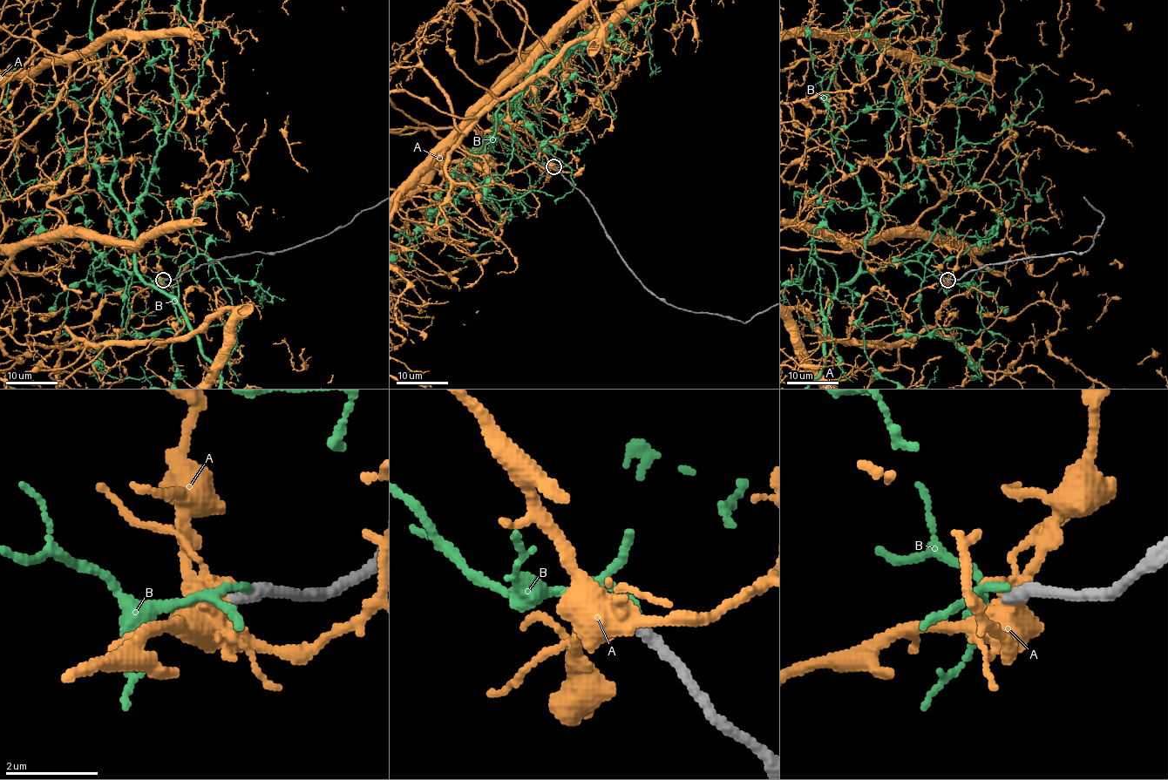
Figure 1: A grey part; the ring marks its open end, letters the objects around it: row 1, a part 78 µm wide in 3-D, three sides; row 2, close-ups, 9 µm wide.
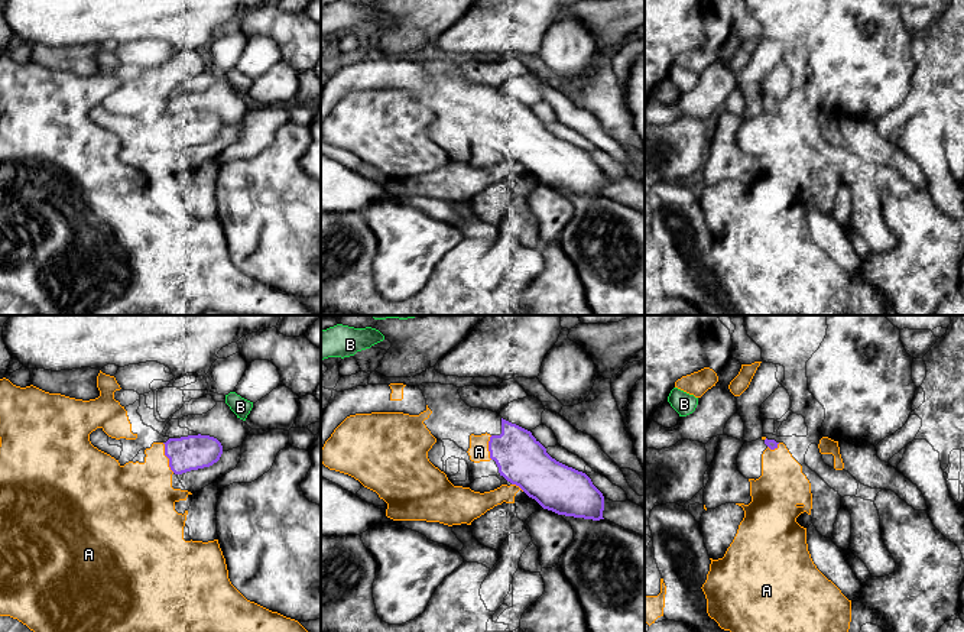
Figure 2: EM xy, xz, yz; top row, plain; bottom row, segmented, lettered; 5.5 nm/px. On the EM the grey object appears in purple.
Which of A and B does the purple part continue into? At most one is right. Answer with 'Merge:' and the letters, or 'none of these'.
Merge: none of these

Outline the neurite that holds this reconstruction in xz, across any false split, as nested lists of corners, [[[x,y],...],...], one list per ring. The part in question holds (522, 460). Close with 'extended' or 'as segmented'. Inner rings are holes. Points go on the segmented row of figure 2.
[[[418,386],[432,411],[423,421],[436,440],[451,440],[464,451],[470,435],[490,434],[490,458],[500,476],[519,486],[543,509],[558,515],[600,521],[604,496],[591,479],[552,458],[530,431],[503,419],[497,412],[468,406],[457,386]]]; extended

